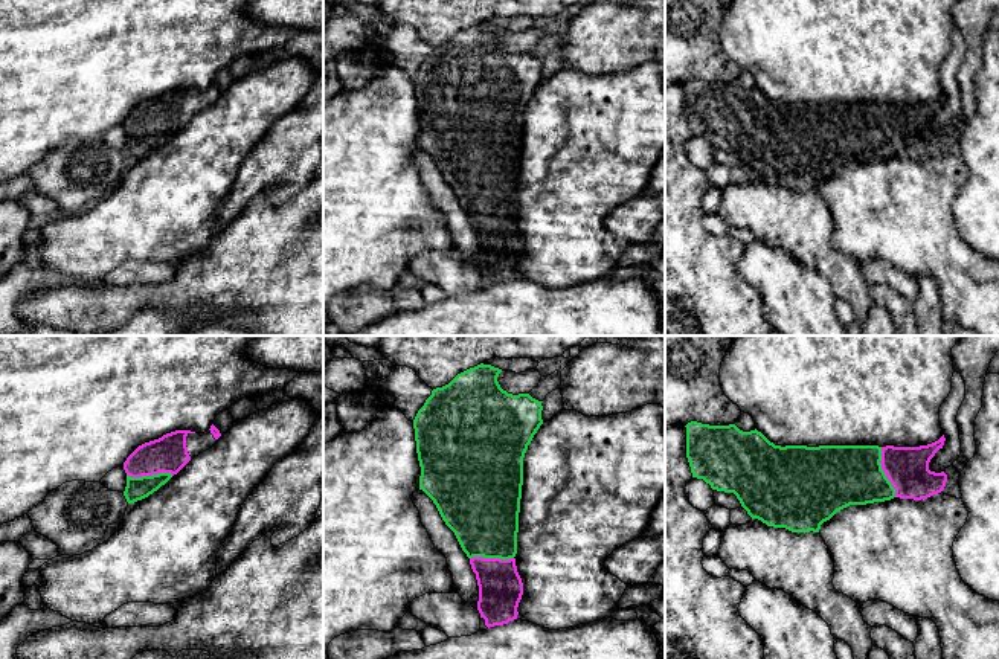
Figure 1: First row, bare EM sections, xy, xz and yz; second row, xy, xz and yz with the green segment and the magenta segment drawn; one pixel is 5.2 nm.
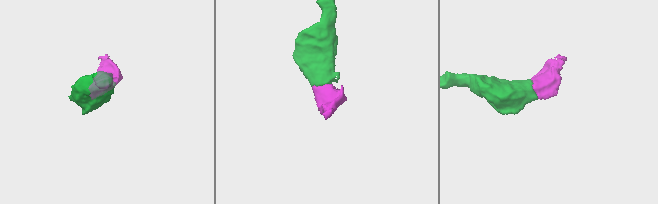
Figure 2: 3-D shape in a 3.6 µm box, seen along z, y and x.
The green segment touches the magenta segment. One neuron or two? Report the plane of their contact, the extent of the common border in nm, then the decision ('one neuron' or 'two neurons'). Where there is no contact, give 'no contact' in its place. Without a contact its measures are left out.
yz | 280 nm | one neuron

